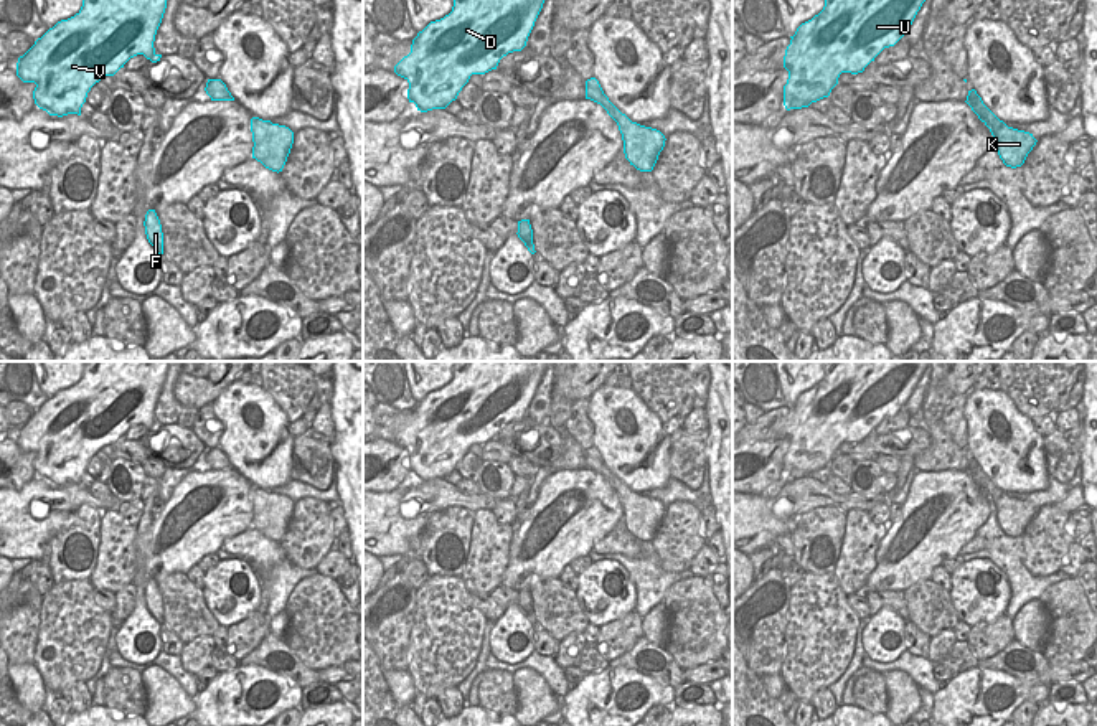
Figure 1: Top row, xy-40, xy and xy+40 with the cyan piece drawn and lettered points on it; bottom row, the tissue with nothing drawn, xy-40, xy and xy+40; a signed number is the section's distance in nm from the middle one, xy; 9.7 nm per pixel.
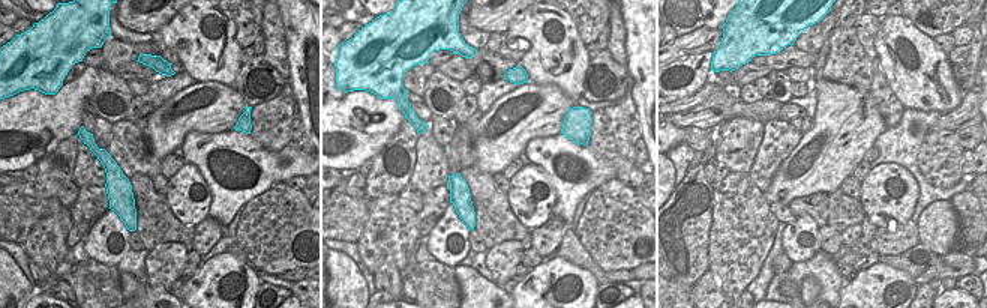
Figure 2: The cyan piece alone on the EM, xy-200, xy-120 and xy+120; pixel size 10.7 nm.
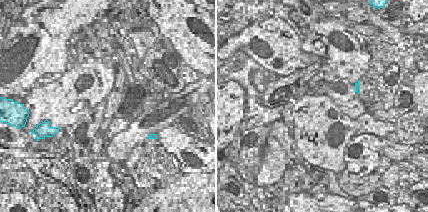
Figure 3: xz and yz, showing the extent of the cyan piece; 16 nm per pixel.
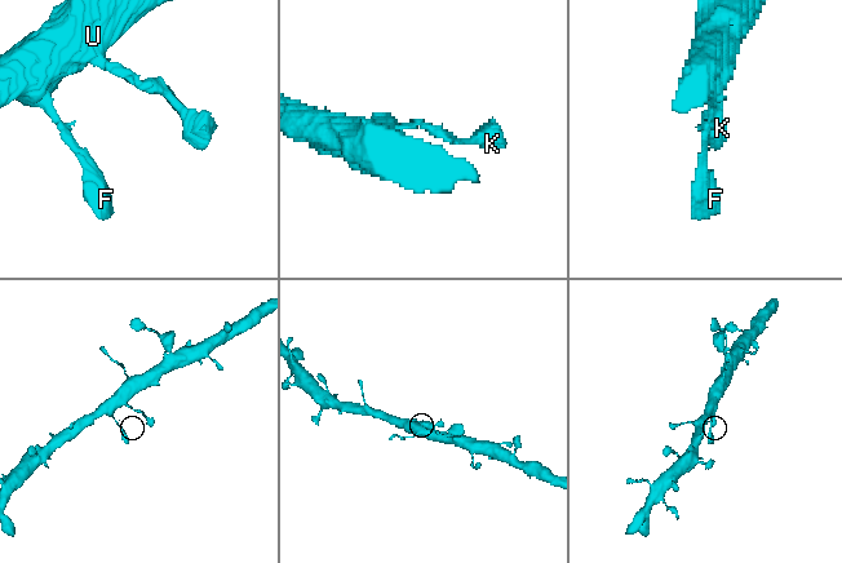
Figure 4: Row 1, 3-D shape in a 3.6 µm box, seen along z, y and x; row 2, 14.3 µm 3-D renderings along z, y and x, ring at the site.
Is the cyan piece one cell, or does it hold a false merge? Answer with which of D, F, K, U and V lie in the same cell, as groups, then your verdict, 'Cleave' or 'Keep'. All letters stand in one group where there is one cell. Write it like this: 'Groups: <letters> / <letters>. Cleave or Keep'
Groups: D F K U V. Keep.

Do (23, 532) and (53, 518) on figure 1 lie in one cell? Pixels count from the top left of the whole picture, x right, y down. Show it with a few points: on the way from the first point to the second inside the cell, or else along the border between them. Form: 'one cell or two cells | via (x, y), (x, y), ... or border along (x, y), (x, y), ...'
one cell | via (30, 532), (40, 532), (47, 525)

